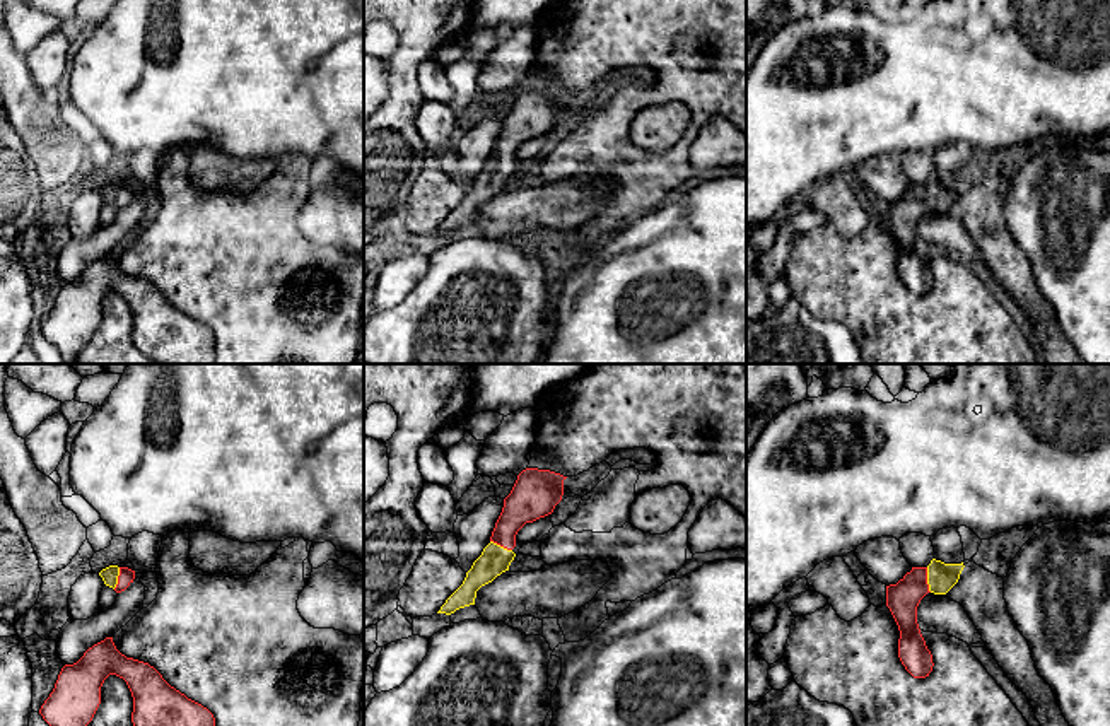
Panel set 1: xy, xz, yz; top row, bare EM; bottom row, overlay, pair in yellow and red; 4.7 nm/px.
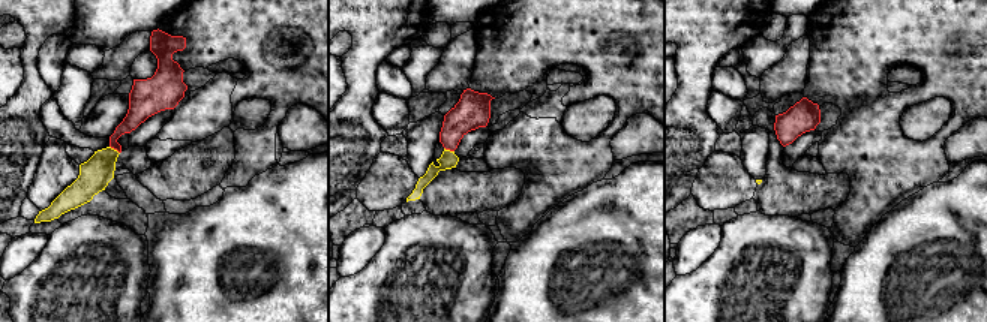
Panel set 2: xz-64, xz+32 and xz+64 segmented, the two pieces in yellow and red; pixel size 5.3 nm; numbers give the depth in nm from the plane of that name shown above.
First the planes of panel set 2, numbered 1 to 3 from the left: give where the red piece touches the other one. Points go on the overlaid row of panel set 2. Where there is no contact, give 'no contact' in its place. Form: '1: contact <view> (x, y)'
1: contact xz-64 (113, 149)
2: contact xz+32 (449, 150)
3: no contact

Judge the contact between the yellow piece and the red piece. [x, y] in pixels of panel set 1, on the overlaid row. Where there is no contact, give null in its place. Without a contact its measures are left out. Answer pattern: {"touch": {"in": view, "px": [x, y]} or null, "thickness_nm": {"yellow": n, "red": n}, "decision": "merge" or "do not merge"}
{"touch": {"in": "yz", "px": [928, 579]}, "thickness_nm": {"yellow": 140, "red": 160}, "decision": "merge"}

